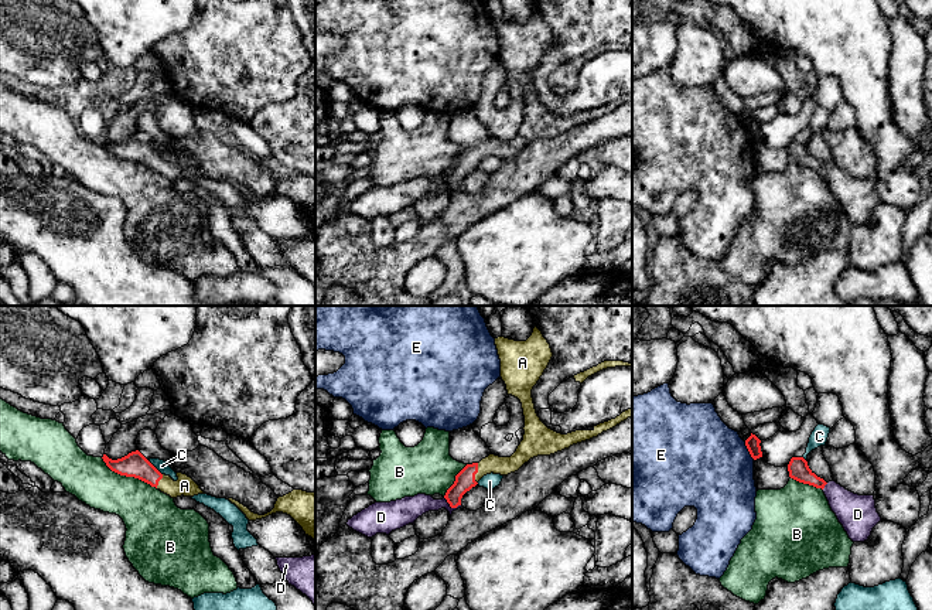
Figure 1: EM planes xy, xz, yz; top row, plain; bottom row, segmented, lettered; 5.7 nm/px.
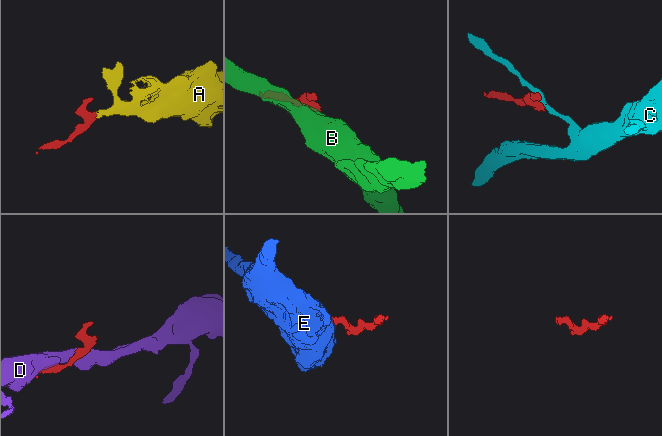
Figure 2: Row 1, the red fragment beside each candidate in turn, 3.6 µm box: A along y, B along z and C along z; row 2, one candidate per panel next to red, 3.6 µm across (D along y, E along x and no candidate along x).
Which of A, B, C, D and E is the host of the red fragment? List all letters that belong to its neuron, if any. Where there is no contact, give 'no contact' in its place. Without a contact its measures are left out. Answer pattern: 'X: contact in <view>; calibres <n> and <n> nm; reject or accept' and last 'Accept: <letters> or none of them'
A: contact in xz; calibres 110 and 110 nm; accept
B: contact in xy; calibres 140 and 300 nm; reject
C: contact in xy; calibres 140 and 70 nm; reject
D: contact in xz; calibres 110 and 150 nm; reject
E: contact in yz; calibres 80 and 500 nm; reject
Accept: A

